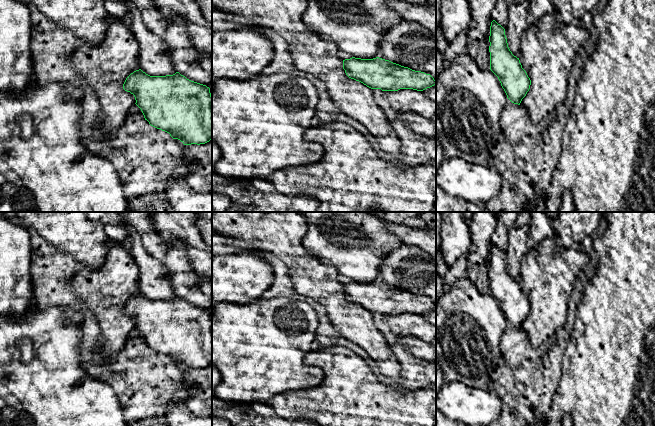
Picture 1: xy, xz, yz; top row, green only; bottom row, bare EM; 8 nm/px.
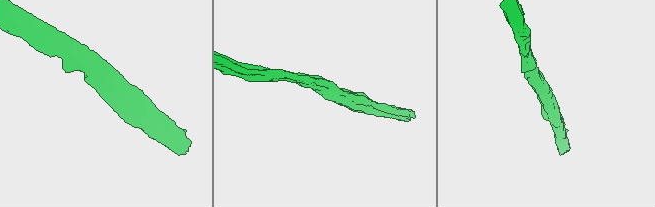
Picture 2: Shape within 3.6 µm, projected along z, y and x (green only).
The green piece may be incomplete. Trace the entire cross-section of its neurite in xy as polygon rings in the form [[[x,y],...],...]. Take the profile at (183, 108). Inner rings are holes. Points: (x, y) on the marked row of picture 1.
[[[141,69],[131,73],[123,89],[134,95],[145,120],[184,145],[212,139],[212,96],[206,85],[176,72],[150,76]]]

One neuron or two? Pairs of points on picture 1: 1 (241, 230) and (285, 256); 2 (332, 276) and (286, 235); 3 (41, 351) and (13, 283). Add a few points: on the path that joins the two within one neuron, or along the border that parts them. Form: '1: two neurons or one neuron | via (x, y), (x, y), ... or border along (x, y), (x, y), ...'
1: one neuron | via (252, 230), (259, 230), (274, 245)
2: one neuron | via (319, 275), (292, 248)
3: two neurons | border along (34, 300), (33, 307), (21, 317), (10, 316)

